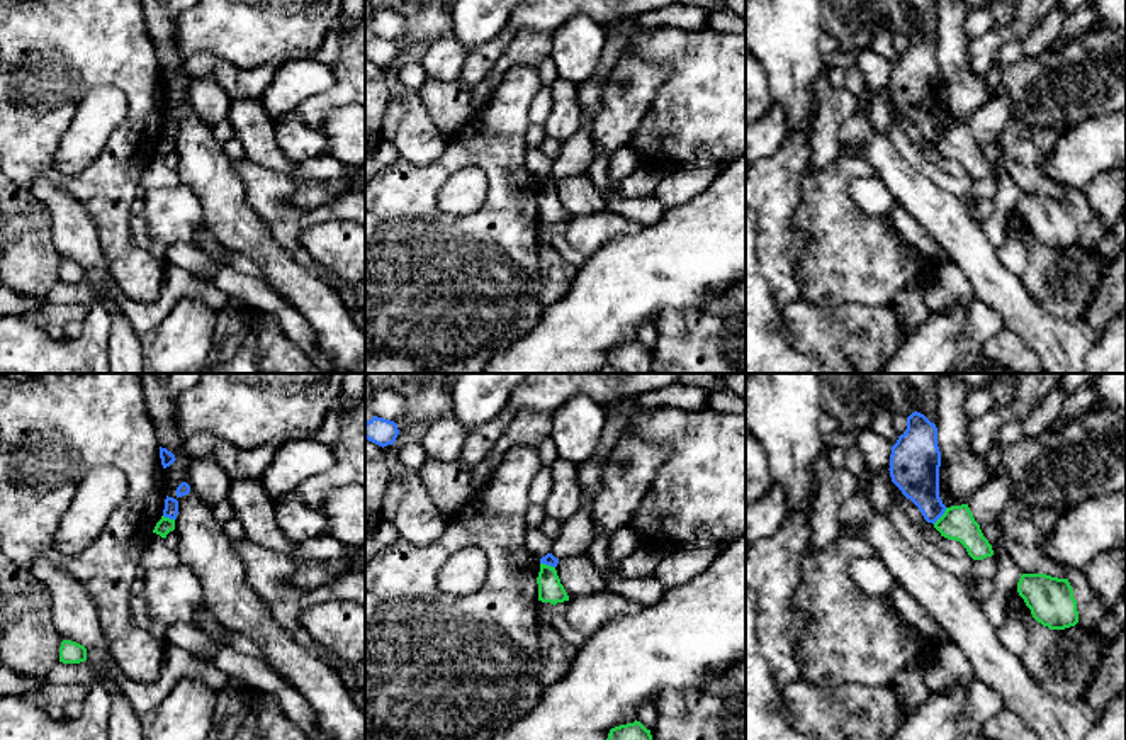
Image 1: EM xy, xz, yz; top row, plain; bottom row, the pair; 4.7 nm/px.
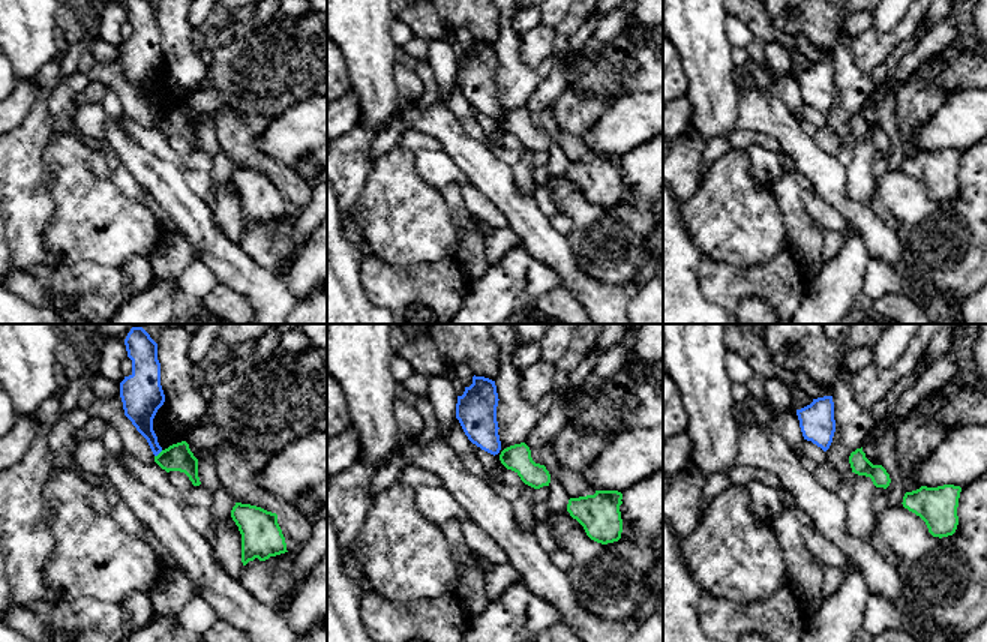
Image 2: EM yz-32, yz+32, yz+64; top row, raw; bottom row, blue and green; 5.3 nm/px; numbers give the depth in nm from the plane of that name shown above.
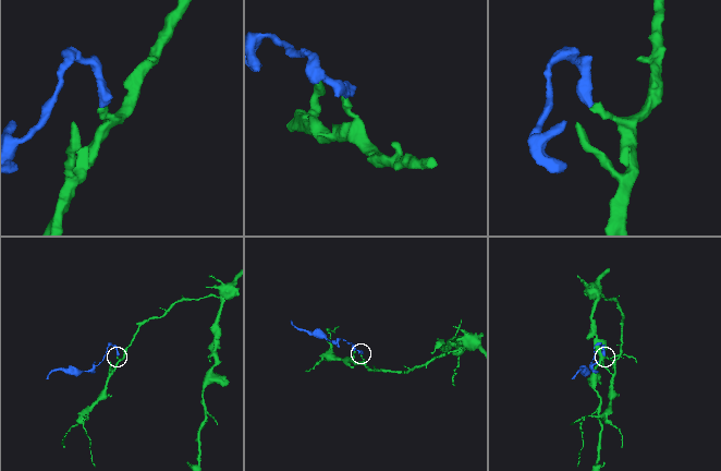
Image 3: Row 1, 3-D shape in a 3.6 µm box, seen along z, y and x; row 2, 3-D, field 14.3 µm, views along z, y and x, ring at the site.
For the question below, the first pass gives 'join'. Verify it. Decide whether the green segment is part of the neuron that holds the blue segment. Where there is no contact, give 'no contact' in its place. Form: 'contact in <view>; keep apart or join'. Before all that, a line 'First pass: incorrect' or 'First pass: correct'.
First pass: incorrect
contact in yz; keep apart

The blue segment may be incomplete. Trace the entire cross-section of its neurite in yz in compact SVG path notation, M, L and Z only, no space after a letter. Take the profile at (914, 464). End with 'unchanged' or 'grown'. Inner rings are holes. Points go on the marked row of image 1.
M915 411L907 418L905 433L892 446L888 470L892 482L932 524L946 511L939 497L939 467L937 428Z; unchanged

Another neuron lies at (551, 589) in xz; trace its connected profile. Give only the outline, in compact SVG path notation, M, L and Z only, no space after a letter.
M540 563L537 584L538 584L538 601L550 603L554 606L557 603L569 601L569 596L564 586L560 584L555 567Z

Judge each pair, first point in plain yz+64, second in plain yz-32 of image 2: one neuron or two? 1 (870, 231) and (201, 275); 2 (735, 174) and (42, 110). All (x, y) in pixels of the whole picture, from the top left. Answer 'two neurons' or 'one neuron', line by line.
1: two neurons
2: two neurons

